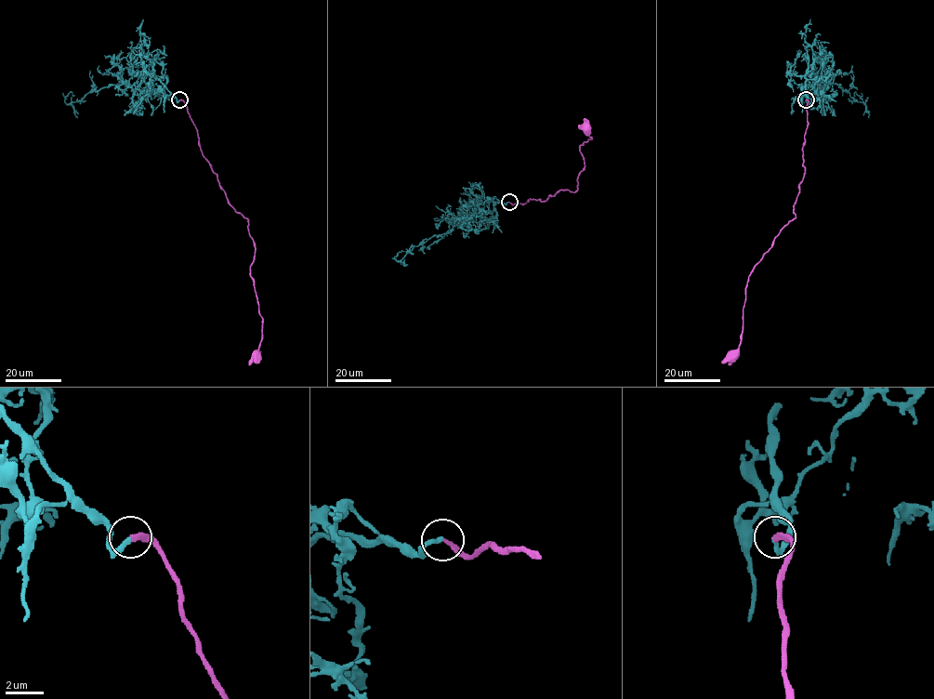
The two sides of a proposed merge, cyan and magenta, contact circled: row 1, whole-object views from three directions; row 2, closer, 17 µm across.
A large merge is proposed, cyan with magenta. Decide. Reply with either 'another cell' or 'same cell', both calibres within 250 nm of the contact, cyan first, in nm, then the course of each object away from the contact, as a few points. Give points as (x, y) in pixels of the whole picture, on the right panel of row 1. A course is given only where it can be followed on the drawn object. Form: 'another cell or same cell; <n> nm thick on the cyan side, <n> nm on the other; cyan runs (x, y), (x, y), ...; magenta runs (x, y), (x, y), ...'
same cell; 240 nm thick on the cyan side, 240 nm on the other; cyan runs (806, 100), (806, 80), (820, 92), (835, 84), (863, 104), (855, 95); magenta runs (806, 99), (804, 169), (794, 205), (795, 217), (780, 231), (747, 280), (739, 354), (729, 365)

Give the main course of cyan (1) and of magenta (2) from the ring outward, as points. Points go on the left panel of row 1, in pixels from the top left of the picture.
1: (179, 100), (159, 80), (144, 92), (119, 84), (65, 103), (71, 92), (74, 95)
2: (179, 99), (228, 204), (247, 219), (256, 249), (250, 275), (262, 319), (258, 354), (249, 365)

